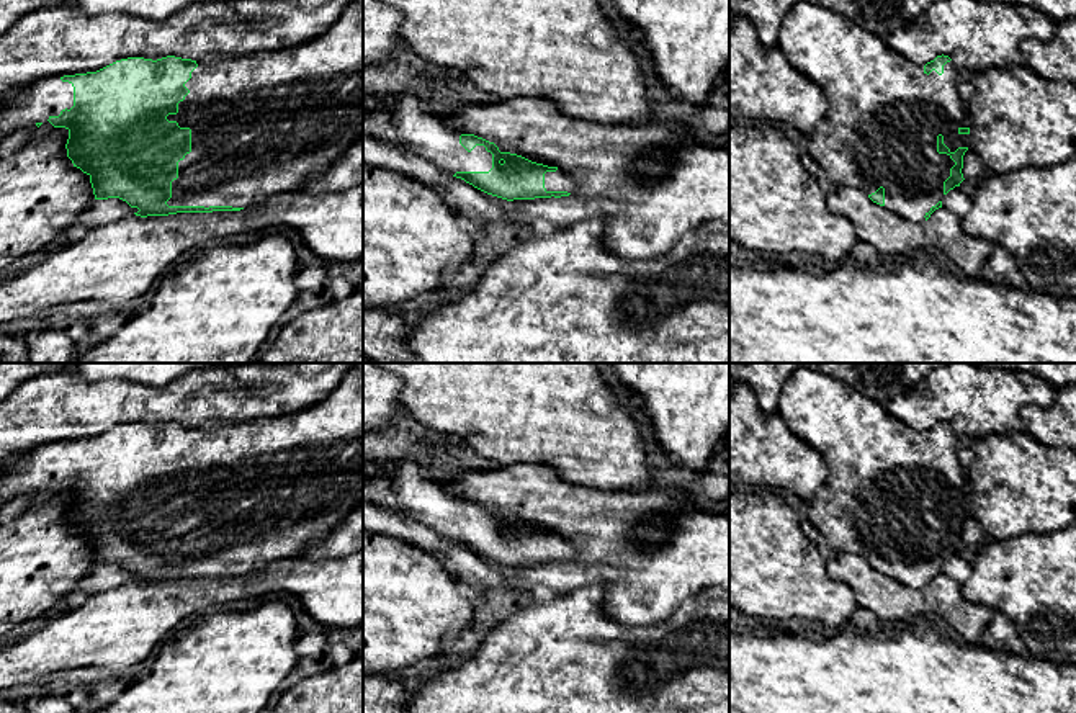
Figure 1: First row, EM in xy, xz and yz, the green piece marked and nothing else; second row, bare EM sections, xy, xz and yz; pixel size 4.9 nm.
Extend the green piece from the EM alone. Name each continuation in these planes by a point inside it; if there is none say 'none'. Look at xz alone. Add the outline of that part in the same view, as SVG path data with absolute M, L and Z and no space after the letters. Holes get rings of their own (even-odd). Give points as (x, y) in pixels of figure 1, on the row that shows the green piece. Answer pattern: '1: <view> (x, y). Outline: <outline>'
1: xz (421, 128). Outline: M443 78L424 80L422 88L384 96L391 105L389 124L399 144L396 147L414 152L448 175L456 172L489 172L492 154L484 146L468 152L460 144L455 128L446 123L440 108L433 105L433 93Z

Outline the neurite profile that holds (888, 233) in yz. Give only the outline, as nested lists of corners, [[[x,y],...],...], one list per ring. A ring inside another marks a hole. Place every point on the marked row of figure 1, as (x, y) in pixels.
[[[836,186],[826,195],[826,203],[832,213],[854,224],[857,240],[872,245],[878,253],[908,260],[940,247],[968,278],[986,273],[993,245],[966,234],[962,229],[962,219],[944,208],[935,209],[921,224],[873,203],[857,188]]]

